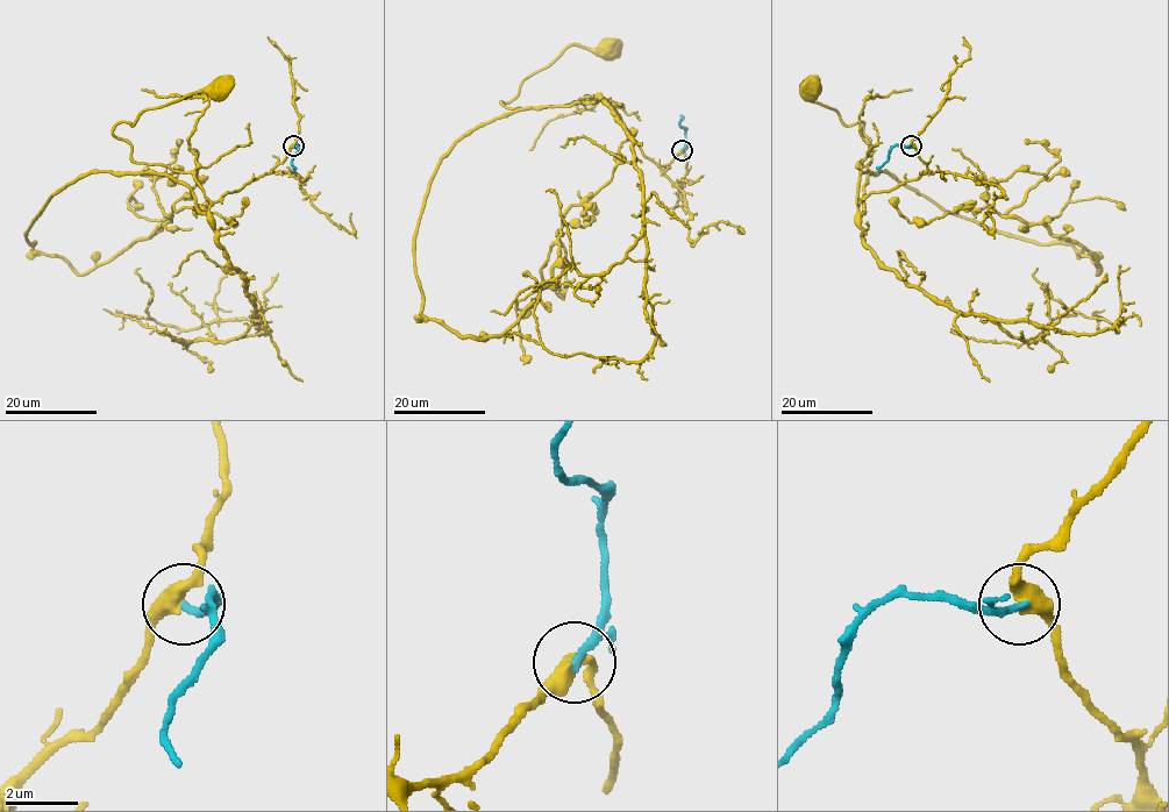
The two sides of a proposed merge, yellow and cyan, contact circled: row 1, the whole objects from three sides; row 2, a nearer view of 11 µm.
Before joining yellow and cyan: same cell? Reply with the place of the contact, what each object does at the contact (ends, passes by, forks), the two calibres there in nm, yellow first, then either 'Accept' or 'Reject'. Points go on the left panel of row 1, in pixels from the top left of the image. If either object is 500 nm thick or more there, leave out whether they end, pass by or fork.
Place: (293, 145). At the ring yellow passes by. At the ring cyan ends. Thickness 440 nm (yellow) against 240 nm. Reject

